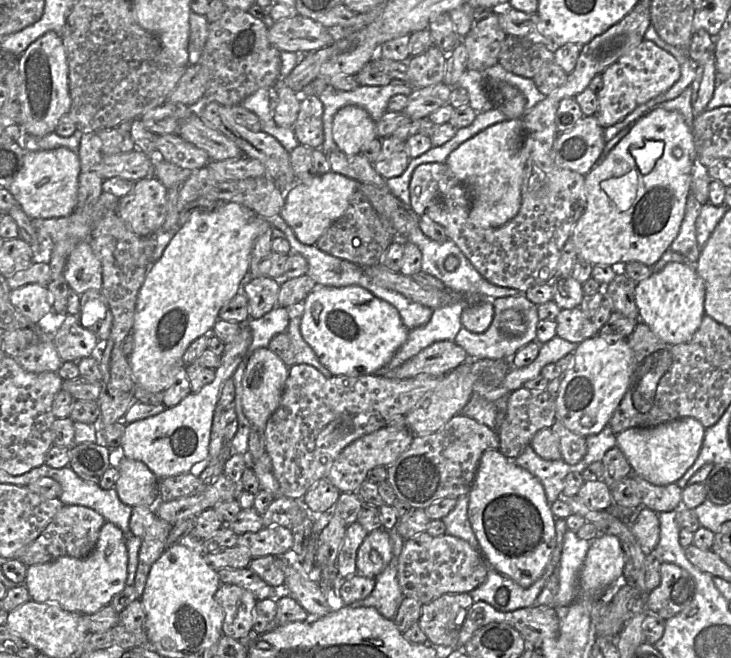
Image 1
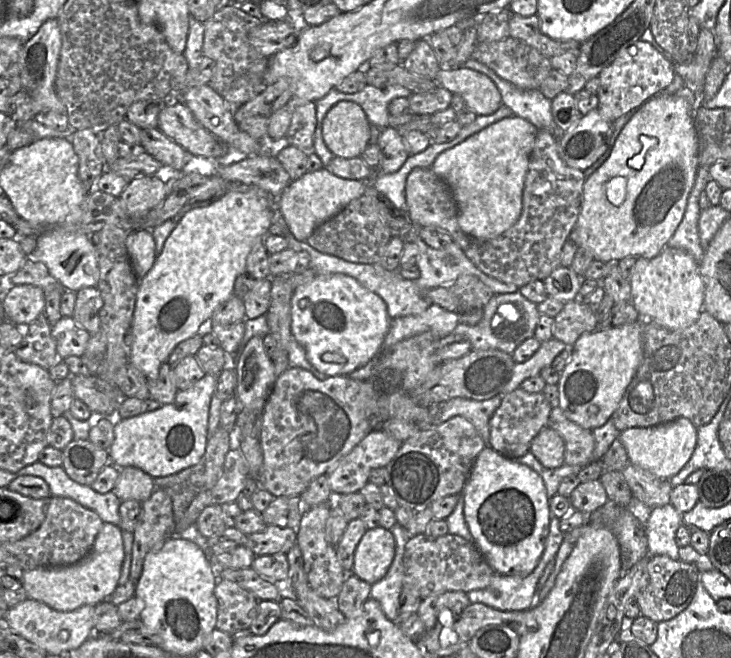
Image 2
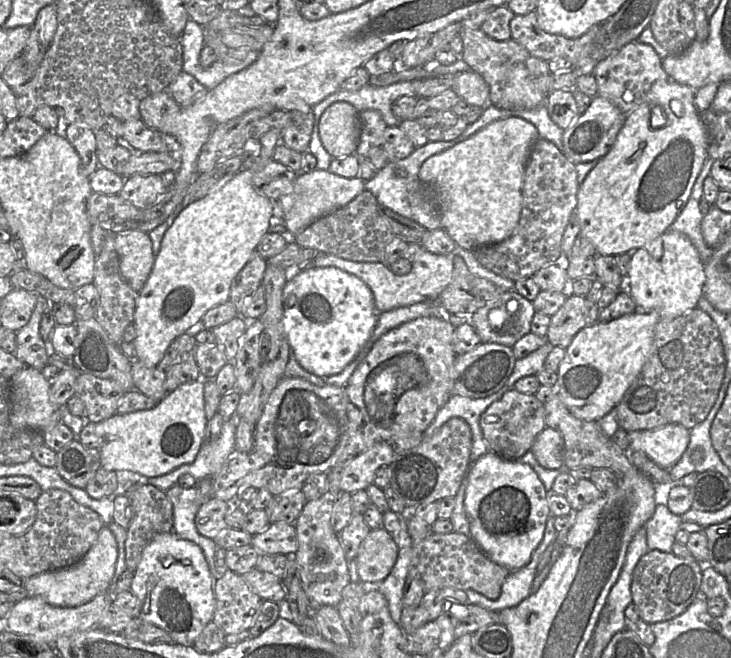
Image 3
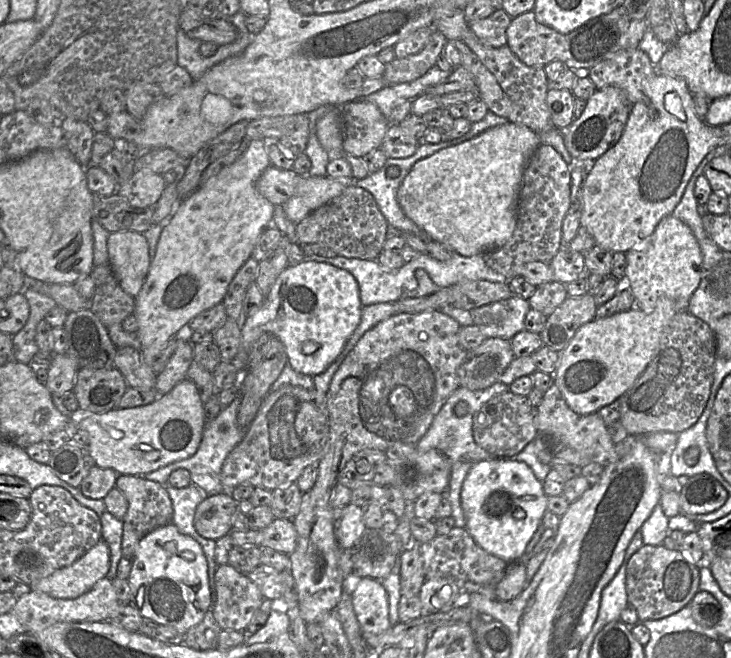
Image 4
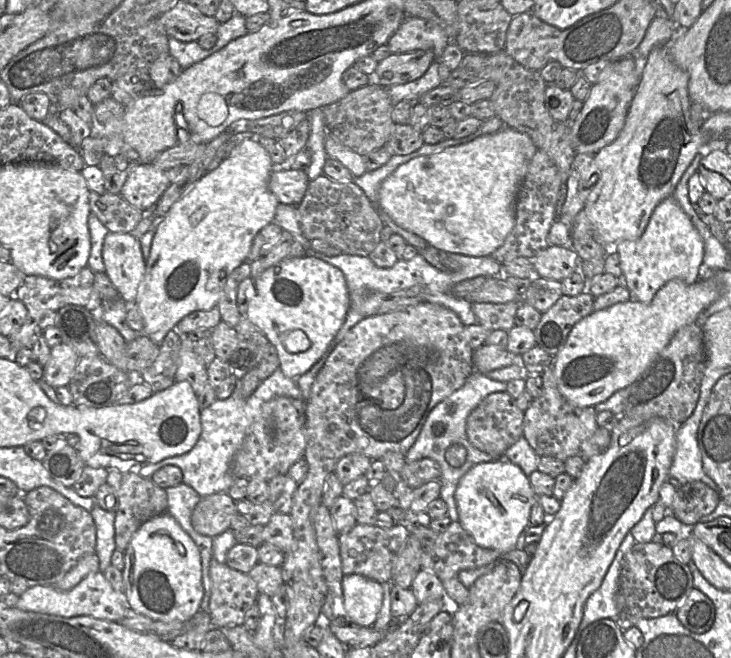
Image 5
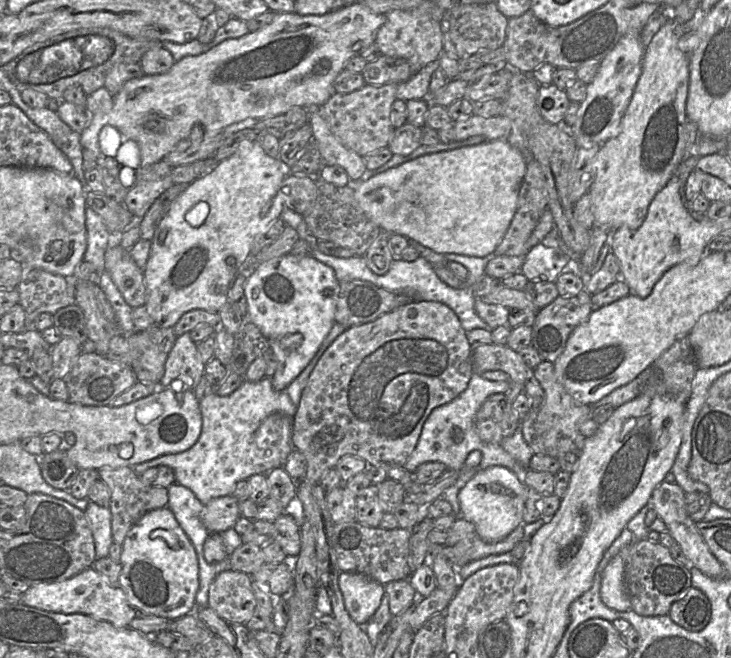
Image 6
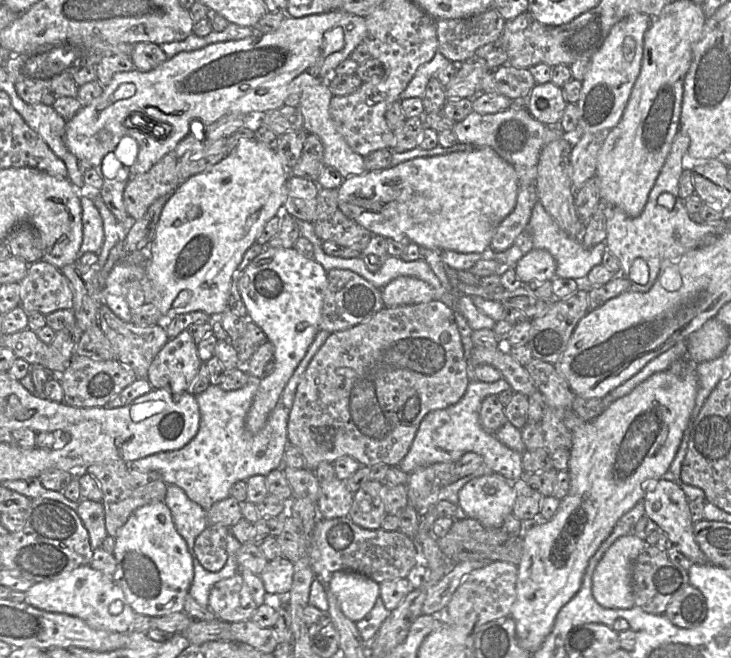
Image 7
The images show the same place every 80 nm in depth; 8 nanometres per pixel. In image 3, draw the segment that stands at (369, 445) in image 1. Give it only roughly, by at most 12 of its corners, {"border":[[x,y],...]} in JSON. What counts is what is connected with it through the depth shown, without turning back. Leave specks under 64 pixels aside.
{"border":[[387,441],[355,456],[341,473],[339,492],[366,490],[395,452]]}

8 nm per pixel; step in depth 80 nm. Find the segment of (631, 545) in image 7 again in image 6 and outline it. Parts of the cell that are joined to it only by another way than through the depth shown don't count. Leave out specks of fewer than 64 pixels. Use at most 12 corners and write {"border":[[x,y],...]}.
{"border":[[629,546],[603,571],[600,597],[612,610],[630,611],[624,583]]}

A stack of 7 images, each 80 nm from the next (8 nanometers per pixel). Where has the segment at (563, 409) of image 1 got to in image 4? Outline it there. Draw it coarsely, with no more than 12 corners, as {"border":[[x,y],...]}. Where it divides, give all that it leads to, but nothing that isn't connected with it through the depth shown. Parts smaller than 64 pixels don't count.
{"border":[[661,296],[582,325],[559,352],[570,409],[597,413],[653,360],[677,313]]}

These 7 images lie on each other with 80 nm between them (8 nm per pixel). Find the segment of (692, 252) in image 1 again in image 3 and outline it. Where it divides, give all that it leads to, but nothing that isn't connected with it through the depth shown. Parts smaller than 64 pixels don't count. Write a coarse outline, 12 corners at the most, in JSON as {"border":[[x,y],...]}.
{"border":[[705,160],[687,203],[670,227],[688,236],[704,265],[714,249],[701,230],[700,200],[713,161]]}

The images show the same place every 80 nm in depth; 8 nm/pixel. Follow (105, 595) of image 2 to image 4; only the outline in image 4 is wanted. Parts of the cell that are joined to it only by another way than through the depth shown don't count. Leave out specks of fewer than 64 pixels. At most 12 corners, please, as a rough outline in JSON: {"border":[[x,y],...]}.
{"border":[[101,539],[71,565],[29,586],[74,599],[106,577]]}

